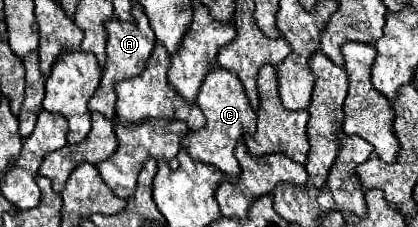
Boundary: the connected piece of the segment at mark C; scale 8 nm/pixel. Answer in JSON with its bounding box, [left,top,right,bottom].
[184,65,256,175]

